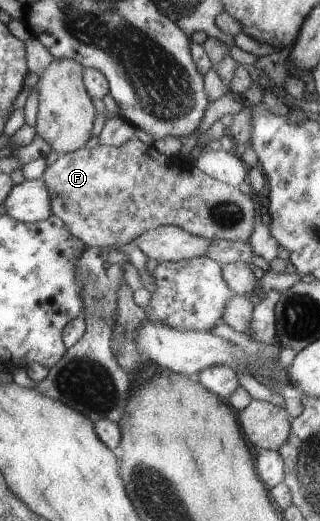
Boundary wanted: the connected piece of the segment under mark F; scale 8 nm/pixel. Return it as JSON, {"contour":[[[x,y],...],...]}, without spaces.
{"contour":[[[136,137],[118,147],[99,144],[92,150],[80,148],[60,154],[55,163],[44,170],[41,178],[51,195],[51,212],[65,223],[85,248],[130,244],[145,231],[160,226],[176,226],[211,241],[246,241],[254,229],[252,196],[206,175],[194,163],[186,164],[179,157],[165,156],[153,144],[148,145]]]}

